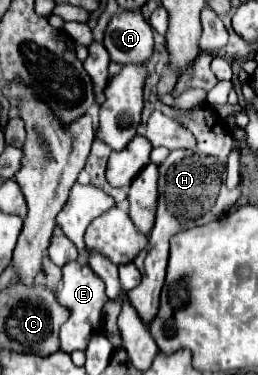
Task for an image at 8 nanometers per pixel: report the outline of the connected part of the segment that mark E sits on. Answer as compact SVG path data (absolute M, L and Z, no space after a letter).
M69 262L63 266L63 284L61 290L57 292L57 300L61 306L65 306L69 310L69 320L61 326L61 350L71 354L73 350L85 350L87 342L93 334L97 334L101 320L103 320L103 306L107 304L107 296L105 296L105 284L101 282L101 278L97 278L97 274L93 274L93 270L81 262Z

